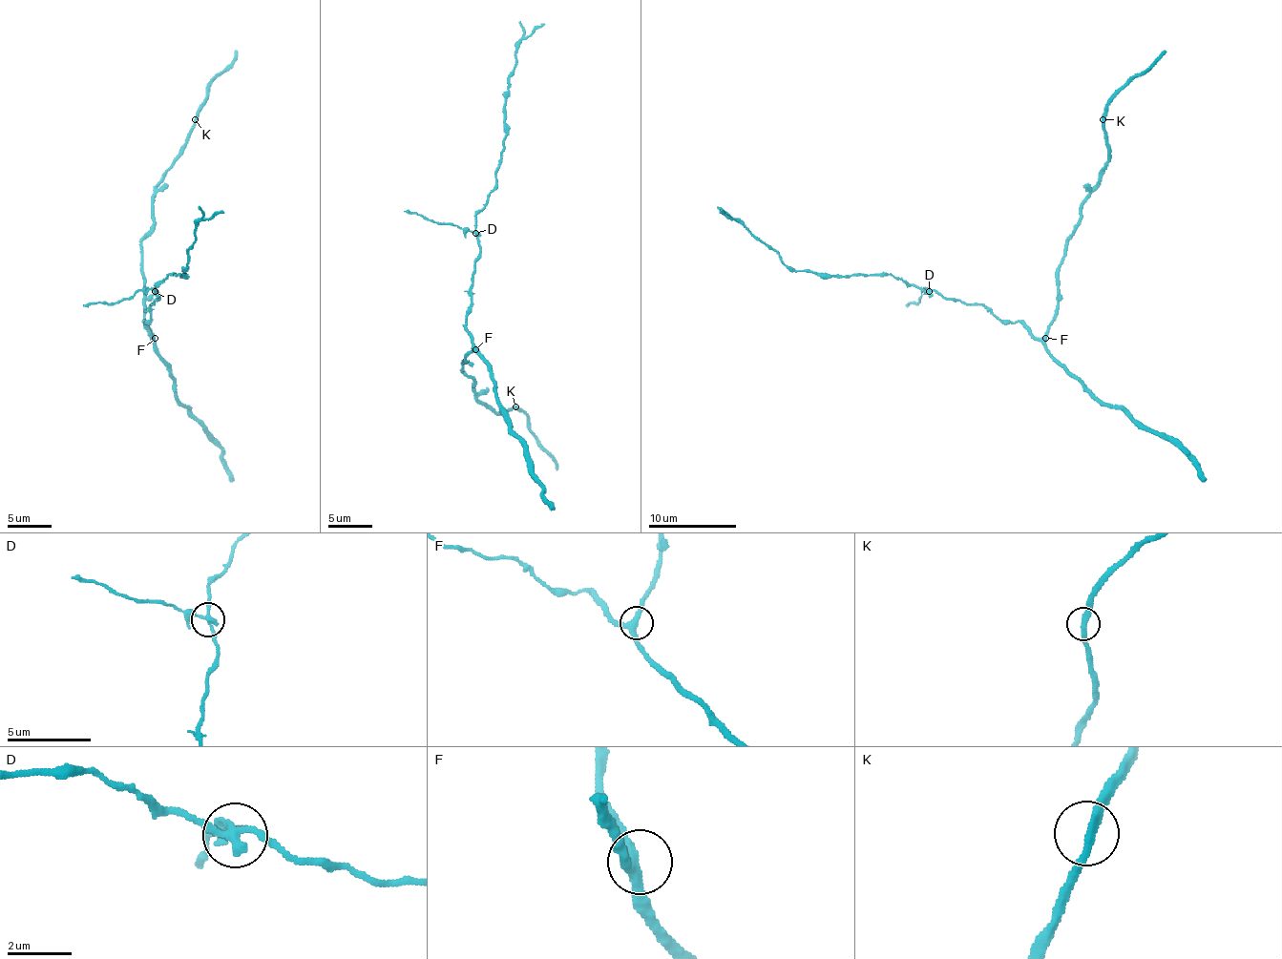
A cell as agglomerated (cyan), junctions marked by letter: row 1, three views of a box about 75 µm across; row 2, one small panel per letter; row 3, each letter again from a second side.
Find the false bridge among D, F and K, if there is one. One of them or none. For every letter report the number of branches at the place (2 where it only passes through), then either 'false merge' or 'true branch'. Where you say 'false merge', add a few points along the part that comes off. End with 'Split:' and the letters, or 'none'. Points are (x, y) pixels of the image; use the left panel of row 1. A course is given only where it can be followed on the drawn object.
D: 3 | false merge | (155, 292), (139, 290), (115, 303), (83, 305)
F: 3 | true branch
K: 2 | true branch
Split: D

